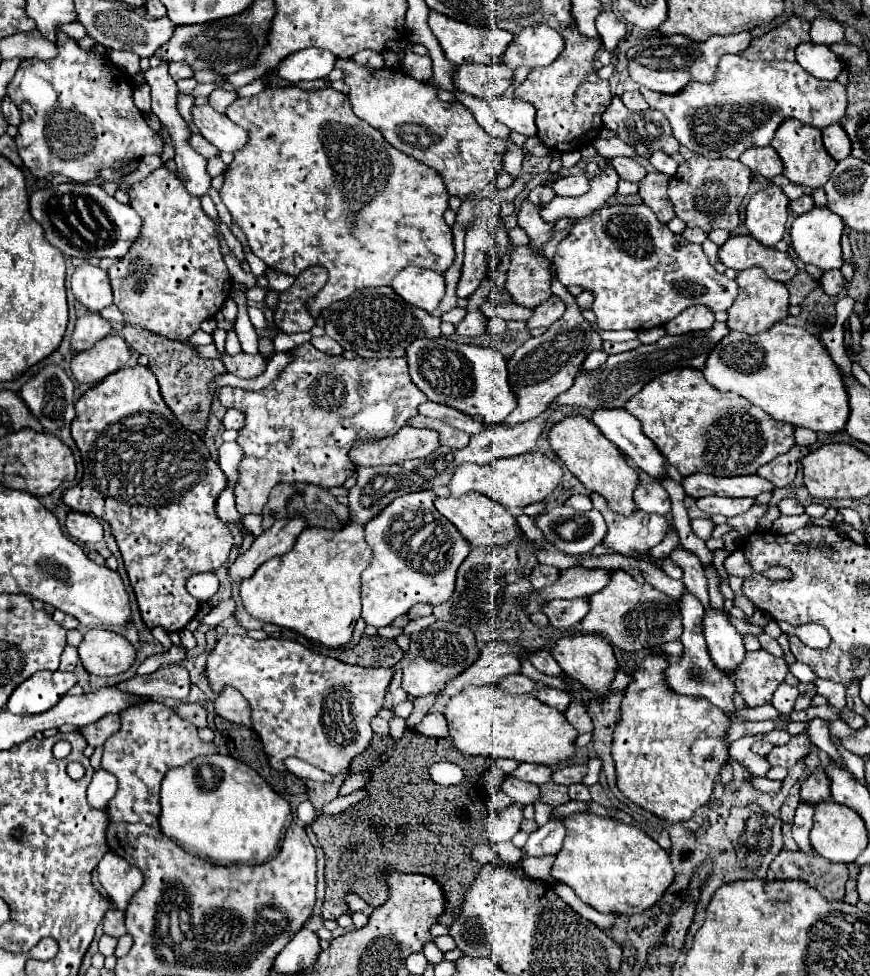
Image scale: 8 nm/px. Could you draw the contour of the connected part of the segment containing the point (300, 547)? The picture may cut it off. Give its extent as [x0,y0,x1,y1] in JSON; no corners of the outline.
[240,524,372,646]

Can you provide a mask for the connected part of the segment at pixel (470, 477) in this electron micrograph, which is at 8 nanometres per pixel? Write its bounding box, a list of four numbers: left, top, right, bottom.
[448,450,562,508]

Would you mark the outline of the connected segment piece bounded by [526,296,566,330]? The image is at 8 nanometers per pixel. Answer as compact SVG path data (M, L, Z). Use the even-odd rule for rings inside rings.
M550 296L544 304L536 306L532 310L532 316L528 318L526 326L532 330L532 328L538 328L538 326L544 326L548 328L552 322L556 322L558 318L562 318L564 314L564 302L558 298L558 296Z

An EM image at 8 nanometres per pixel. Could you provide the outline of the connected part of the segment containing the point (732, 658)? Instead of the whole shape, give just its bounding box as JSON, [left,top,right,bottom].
[704,610,746,674]

